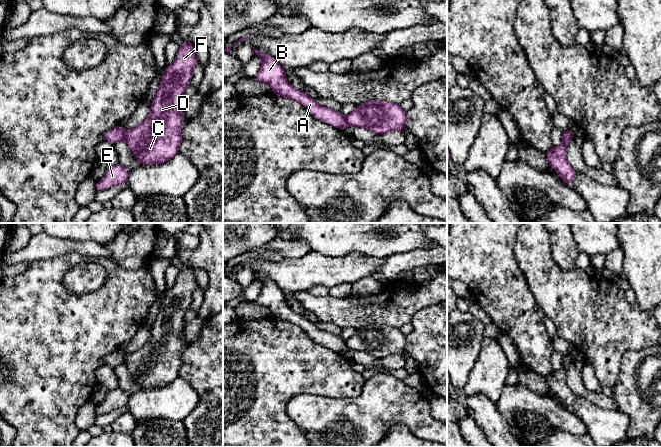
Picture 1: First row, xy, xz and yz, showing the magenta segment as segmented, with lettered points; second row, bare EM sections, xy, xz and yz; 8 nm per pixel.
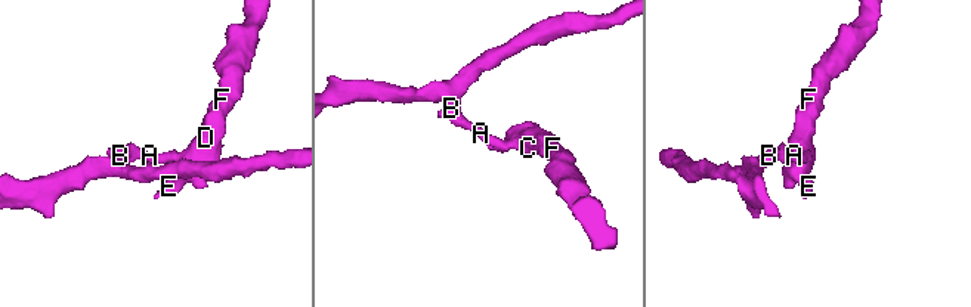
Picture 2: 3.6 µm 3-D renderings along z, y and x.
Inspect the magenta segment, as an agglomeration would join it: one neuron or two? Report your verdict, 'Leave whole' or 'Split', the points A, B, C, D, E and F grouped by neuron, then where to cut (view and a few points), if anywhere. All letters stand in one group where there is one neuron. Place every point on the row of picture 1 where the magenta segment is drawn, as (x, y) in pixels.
Split. Groups: A B / C D E F. Split along xy (125, 130), (123, 139)

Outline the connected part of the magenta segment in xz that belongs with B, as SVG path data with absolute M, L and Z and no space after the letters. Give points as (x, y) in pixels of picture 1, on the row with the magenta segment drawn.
M254 47L252 48L256 55L262 57L262 66L258 74L254 77L255 80L267 83L276 95L300 102L317 119L342 130L345 130L349 126L346 117L341 113L320 106L314 98L311 98L305 92L295 89L286 80L285 70L276 59L264 52L258 52Z

